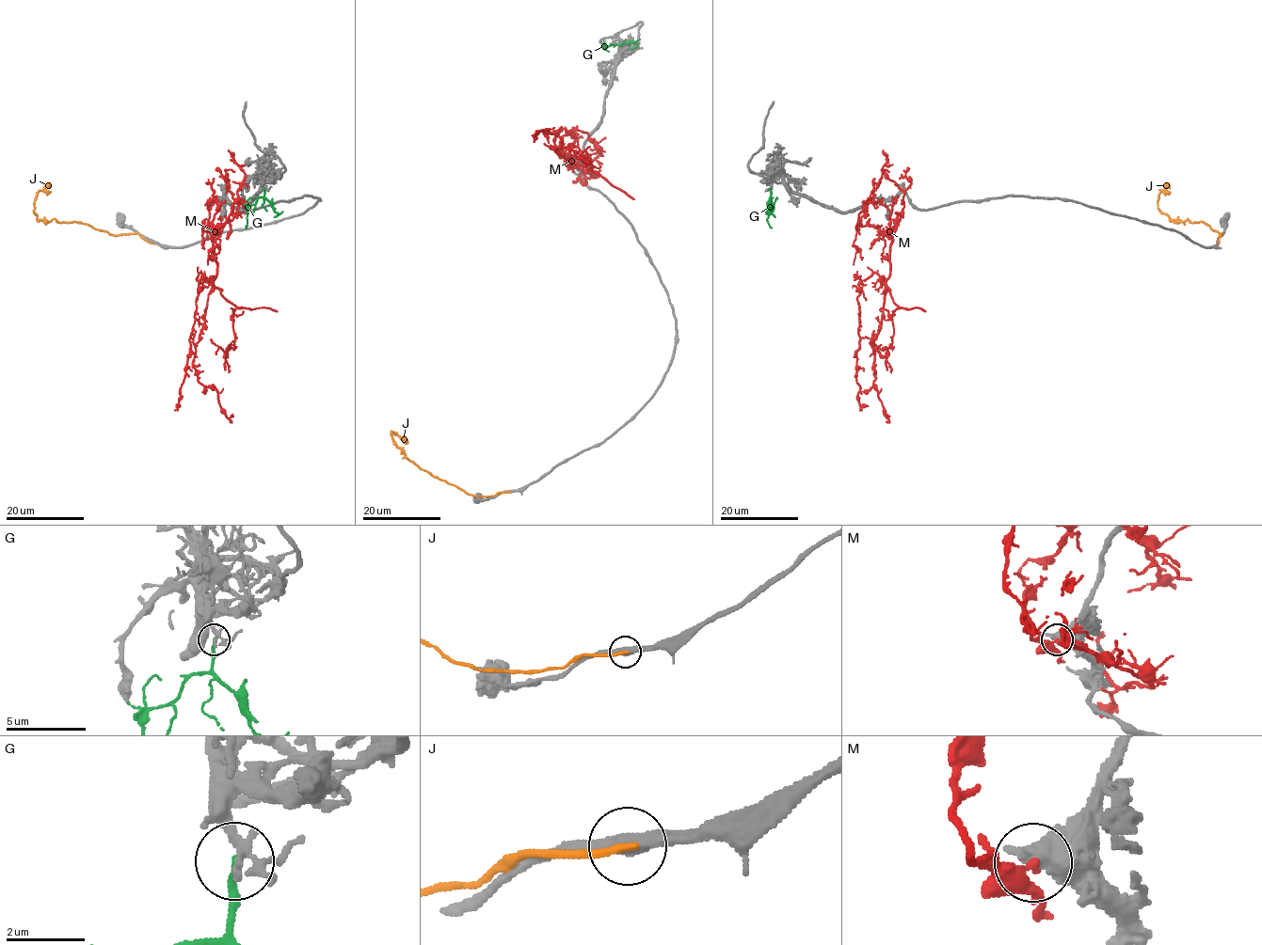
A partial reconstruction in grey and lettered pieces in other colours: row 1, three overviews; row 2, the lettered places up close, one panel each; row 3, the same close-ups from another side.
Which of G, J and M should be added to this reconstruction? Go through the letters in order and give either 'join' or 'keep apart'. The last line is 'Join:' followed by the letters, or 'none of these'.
G: keep apart
J: keep apart
M: keep apart
Join: none of these

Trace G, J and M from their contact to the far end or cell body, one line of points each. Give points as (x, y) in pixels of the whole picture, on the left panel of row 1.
G: (264, 188), (264, 196), (248, 207), (245, 228)
J: (152, 244), (137, 233), (111, 234), (76, 222), (39, 221), (34, 210), (35, 198), (45, 186), (49, 188)
M: (215, 200), (210, 211), (208, 232), (217, 275), (208, 280), (199, 273), (197, 277), (195, 323), (176, 406)

